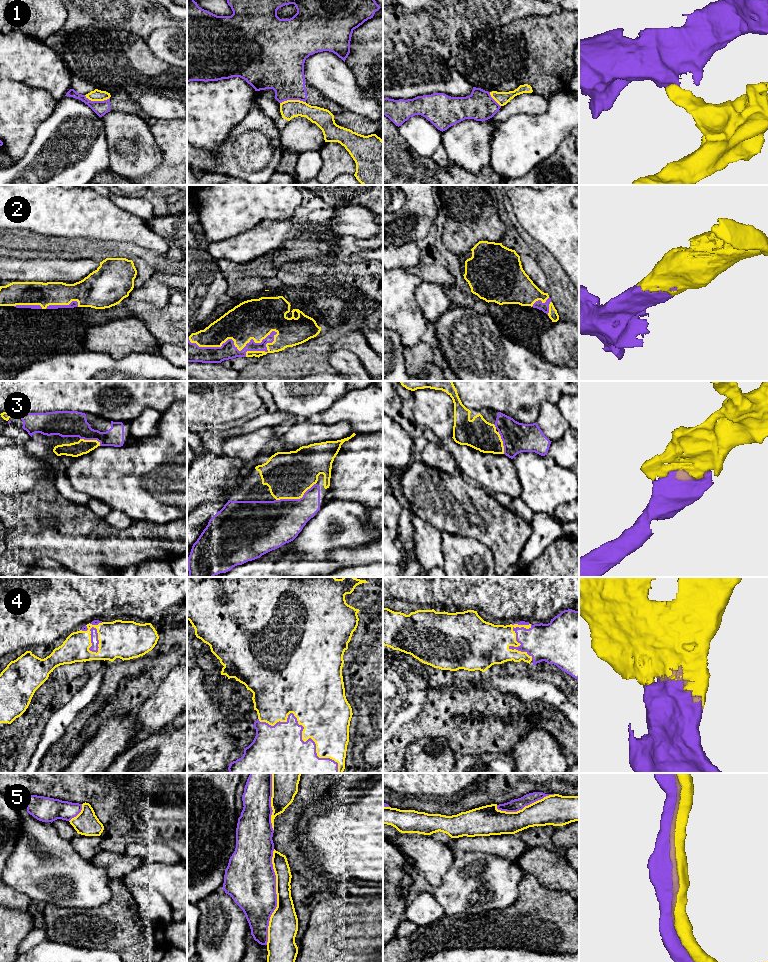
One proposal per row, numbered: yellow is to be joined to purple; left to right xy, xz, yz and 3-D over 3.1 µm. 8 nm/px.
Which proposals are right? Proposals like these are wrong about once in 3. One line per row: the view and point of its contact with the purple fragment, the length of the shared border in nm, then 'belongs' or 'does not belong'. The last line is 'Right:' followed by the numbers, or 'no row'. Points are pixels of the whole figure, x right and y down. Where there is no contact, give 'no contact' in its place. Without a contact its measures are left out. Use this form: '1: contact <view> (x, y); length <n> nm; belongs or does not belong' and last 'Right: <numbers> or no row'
1: contact xy (97, 101); length 200 nm; does not belong
2: contact xz (233, 341); length 700 nm; belongs
3: contact xz (296, 499); length 340 nm; belongs
4: contact xz (301, 734); length 750 nm; belongs
5: contact xz (276, 897); length 750 nm; belongs
Right: 2, 3, 4, 5

